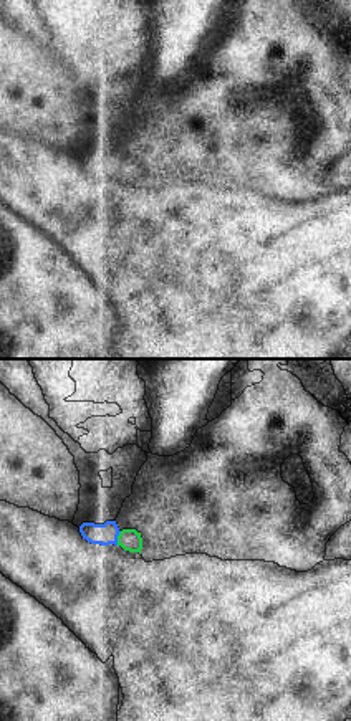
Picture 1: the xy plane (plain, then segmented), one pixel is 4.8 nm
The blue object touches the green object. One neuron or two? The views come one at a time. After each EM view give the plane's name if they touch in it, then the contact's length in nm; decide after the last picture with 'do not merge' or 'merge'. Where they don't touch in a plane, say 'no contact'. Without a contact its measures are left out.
xy | 80 nm

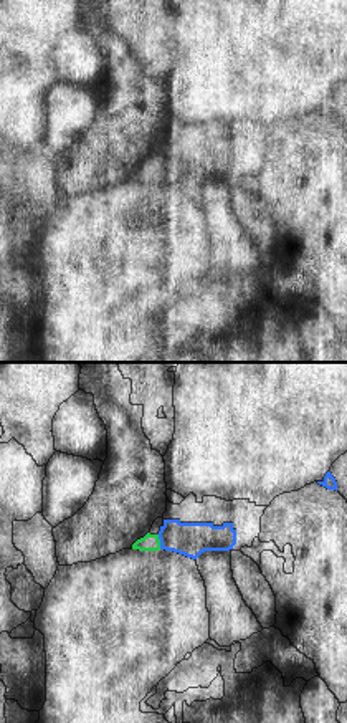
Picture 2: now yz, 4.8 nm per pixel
yz | 70 nm

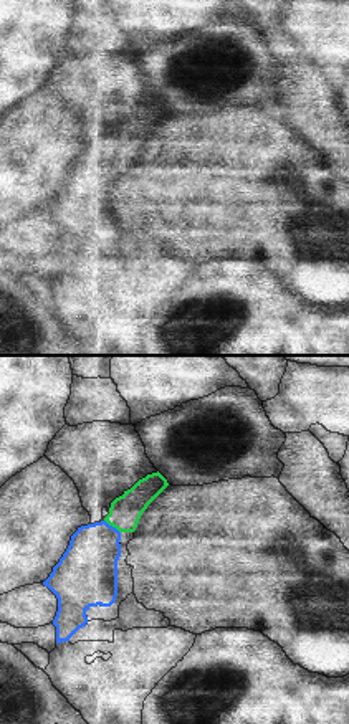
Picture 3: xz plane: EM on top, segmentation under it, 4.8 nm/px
xz | 100 nm

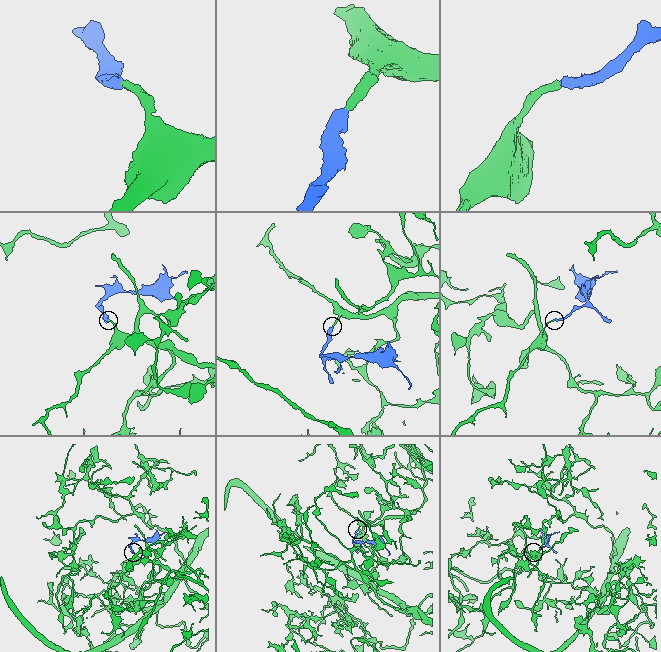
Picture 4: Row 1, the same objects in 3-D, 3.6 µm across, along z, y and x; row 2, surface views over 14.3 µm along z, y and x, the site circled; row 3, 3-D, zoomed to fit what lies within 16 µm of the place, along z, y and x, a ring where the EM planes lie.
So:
merge

